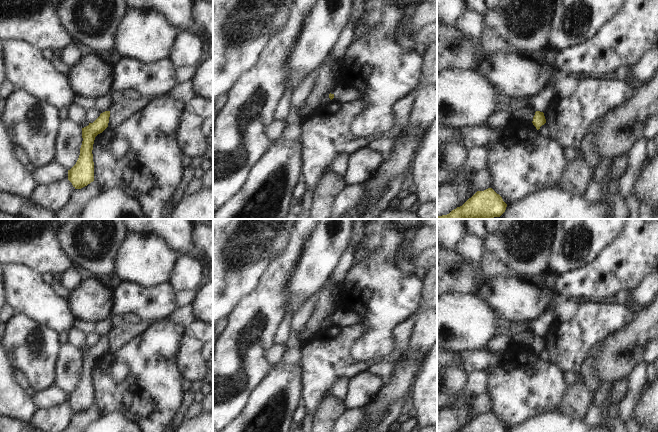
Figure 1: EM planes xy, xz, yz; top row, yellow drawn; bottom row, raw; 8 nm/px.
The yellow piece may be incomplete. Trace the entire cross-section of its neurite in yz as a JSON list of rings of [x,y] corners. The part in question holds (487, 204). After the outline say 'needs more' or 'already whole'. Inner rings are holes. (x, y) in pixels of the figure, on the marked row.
[[[492,188],[477,191],[462,206],[452,210],[447,215],[437,216],[437,219],[471,219],[500,217],[507,204]]]; already whole

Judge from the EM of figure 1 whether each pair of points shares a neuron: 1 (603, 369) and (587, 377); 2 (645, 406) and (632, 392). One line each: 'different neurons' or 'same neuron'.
1: different neurons
2: different neurons

